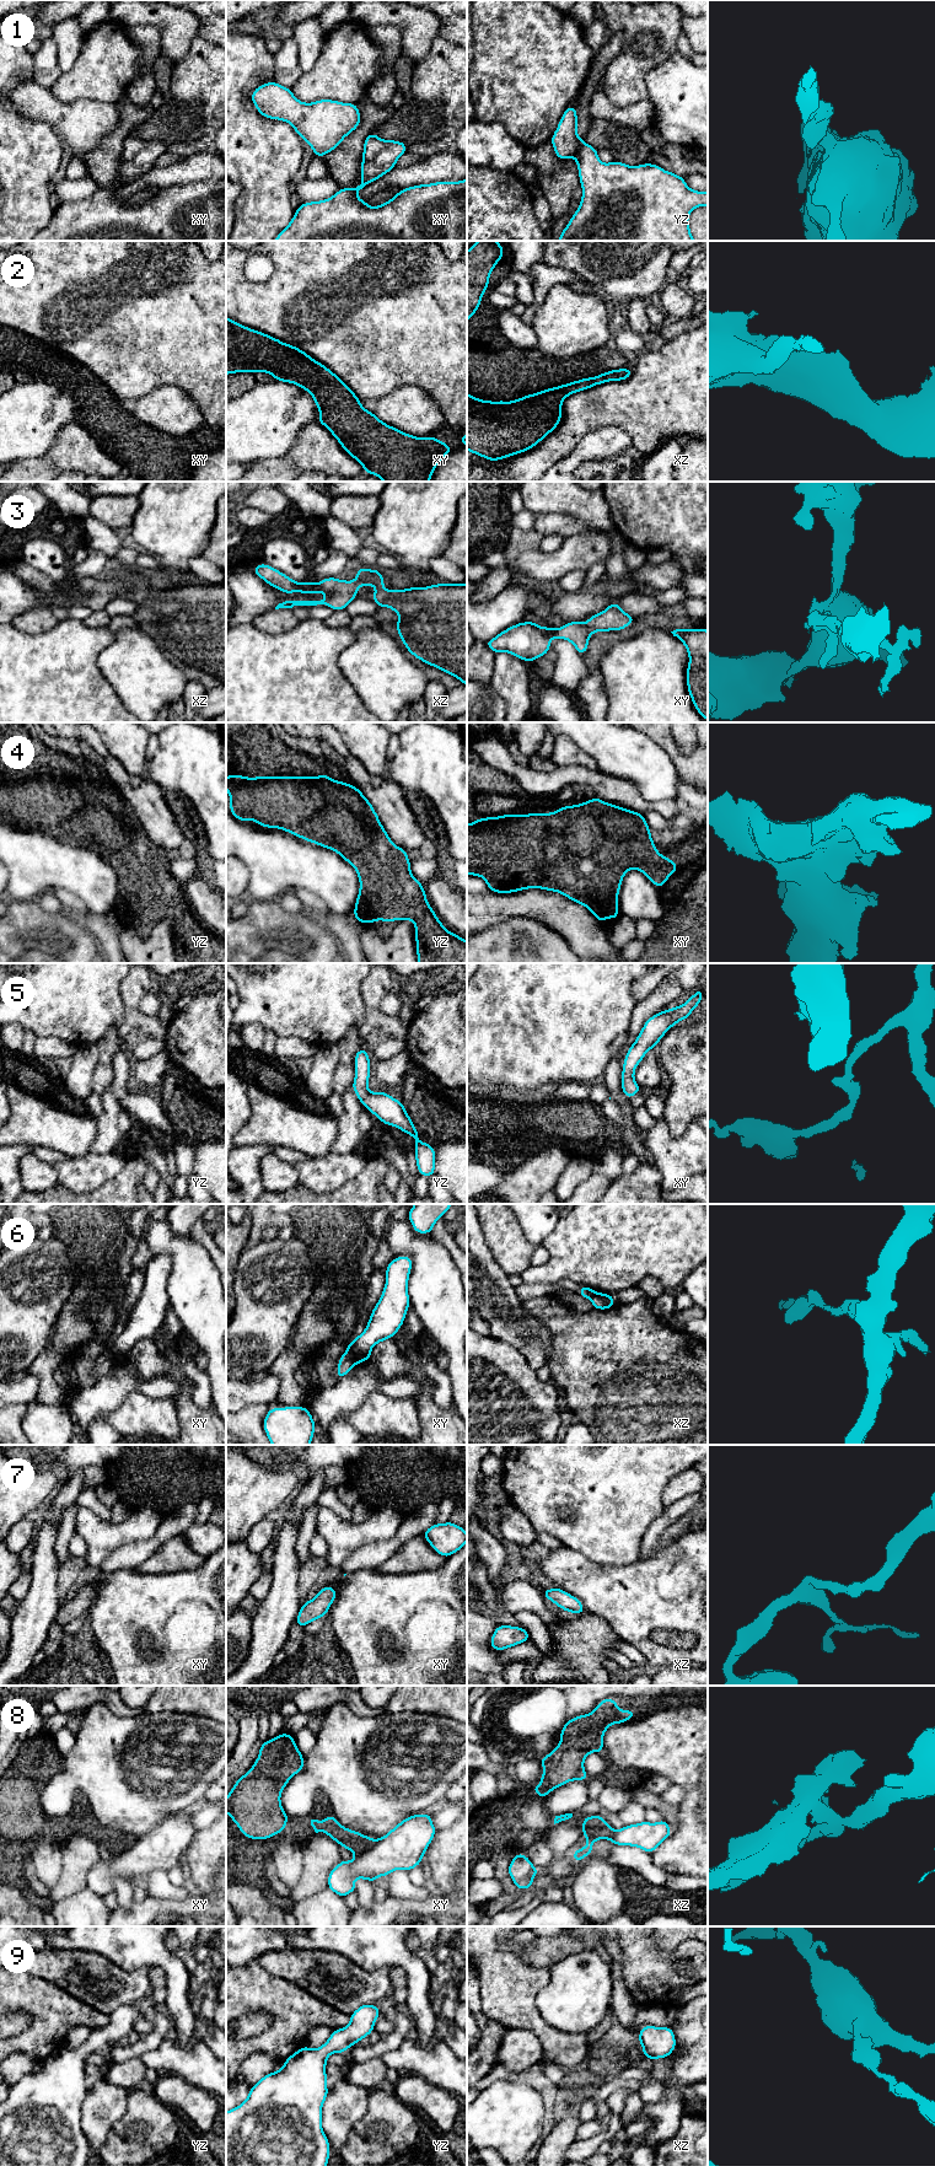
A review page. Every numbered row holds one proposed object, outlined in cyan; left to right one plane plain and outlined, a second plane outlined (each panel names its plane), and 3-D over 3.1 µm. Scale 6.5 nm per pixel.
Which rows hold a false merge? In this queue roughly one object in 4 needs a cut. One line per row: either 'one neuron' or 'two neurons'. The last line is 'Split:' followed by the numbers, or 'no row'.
1: one neuron
2: one neuron
3: one neuron
4: one neuron
5: one neuron
6: two neurons
7: one neuron
8: two neurons
9: one neuron
Split: 6, 8

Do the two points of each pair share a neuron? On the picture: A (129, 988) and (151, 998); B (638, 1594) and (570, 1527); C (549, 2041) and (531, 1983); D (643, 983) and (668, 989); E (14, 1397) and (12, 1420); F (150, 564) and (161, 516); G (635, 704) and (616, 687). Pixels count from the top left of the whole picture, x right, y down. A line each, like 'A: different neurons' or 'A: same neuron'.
A: different neurons
B: different neurons
C: same neuron
D: different neurons
E: different neurons
F: different neurons
G: same neuron

